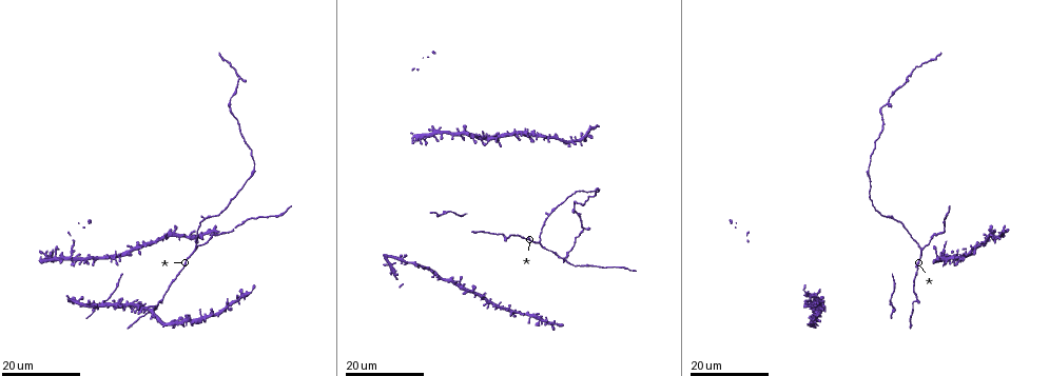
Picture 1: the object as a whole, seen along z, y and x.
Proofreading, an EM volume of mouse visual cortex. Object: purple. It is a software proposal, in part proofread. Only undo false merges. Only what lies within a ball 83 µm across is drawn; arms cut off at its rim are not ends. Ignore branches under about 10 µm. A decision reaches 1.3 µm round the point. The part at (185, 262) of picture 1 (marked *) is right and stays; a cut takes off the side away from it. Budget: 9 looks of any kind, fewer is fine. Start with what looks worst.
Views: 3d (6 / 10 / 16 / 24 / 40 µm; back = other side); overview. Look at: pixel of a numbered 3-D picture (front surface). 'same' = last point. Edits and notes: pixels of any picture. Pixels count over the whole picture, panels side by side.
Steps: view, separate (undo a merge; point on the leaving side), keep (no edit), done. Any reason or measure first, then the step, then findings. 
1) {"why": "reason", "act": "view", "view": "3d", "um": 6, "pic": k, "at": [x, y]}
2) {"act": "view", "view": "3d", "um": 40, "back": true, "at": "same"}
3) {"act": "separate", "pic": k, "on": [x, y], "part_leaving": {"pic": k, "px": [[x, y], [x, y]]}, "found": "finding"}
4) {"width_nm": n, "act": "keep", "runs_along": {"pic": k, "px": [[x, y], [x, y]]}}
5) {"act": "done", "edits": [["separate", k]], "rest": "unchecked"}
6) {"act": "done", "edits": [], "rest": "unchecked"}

{"why": "three arms meet", "act": "view", "view": "3d", "um": 16, "pic": 1, "at": [919, 250]}

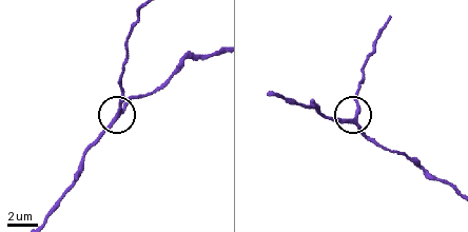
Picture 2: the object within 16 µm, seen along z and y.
{"why": "zoom in", "act": "view", "view": "3d", "um": 10, "pic": 2, "at": [117, 109]}

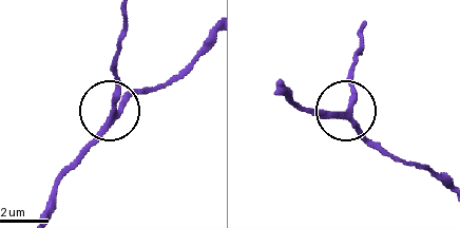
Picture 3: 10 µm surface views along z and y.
{"width_nm": 230, "act": "keep", "found": "continuous, no second cell"}

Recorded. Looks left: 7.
{"why": "three arms meet", "act": "view", "view": "3d", "um": 24, "pic": 1, "at": [905, 77]}

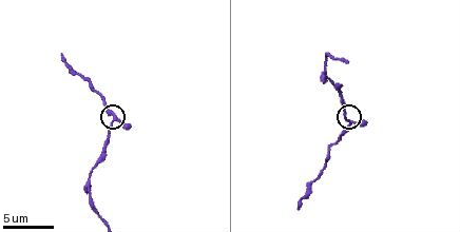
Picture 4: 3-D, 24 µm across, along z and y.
{"act": "view", "view": "3d", "um": 6, "pic": 4, "at": [351, 122]}

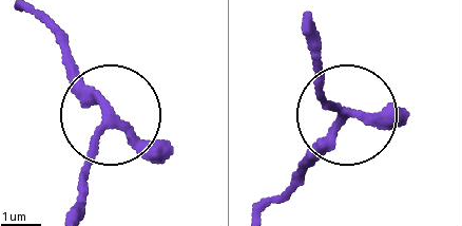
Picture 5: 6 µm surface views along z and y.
{"arms": 3, "act": "keep", "runs_along": {"pic": 5, "px": [[71, 210], [108, 110], [68, 53]]}, "found": "one cell here"}

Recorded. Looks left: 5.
{"why": "sudden change in width", "act": "view", "view": "3d", "um": 24, "pic": 1, "at": [161, 299]}

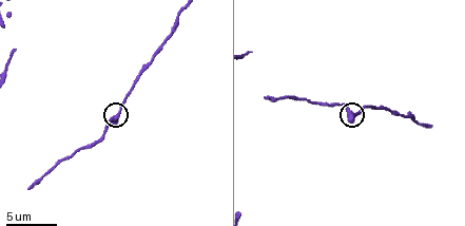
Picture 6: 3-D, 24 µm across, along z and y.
{"why": "zoom in", "act": "view", "view": "3d", "um": 10, "pic": 6, "at": [358, 114]}

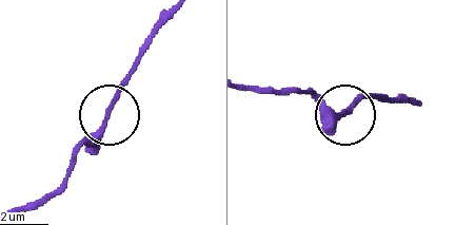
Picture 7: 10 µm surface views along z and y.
{"width_nm": 240, "act": "keep", "found": "continuous, no second cell"}

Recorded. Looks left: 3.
{"why": "calibre changes", "act": "view", "view": "3d", "um": 24, "pic": 1, "at": [893, 216]}

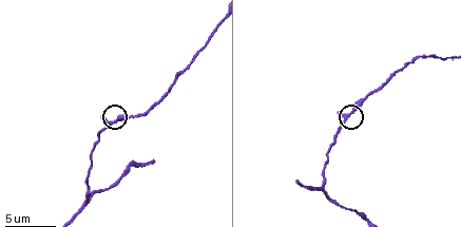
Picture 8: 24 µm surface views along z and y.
{"why": "closer look", "act": "view", "view": "3d", "um": 10, "pic": 8, "at": [108, 123]}

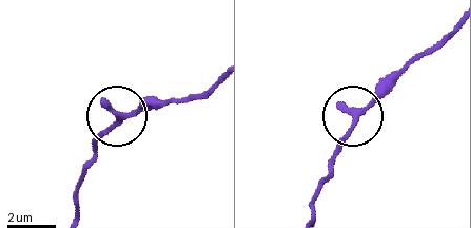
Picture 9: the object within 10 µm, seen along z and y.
{"width_nm": 190, "act": "keep", "runs_along": {"pic": 9, "px": [[76, 214], [76, 190], [98, 137], [116, 119], [158, 101]]}, "found": "continuous, no second cell"}

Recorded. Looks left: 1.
{"act": "done", "edits": [], "rest": "unchecked"}

